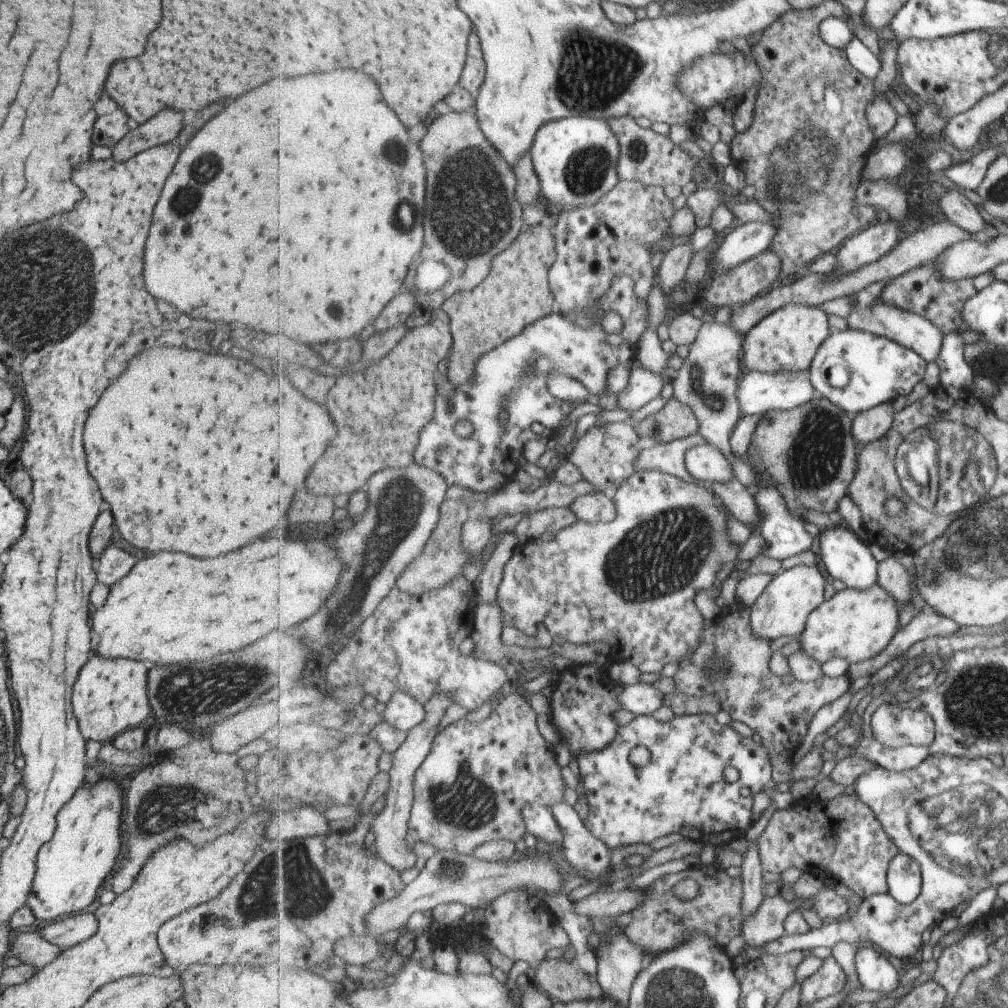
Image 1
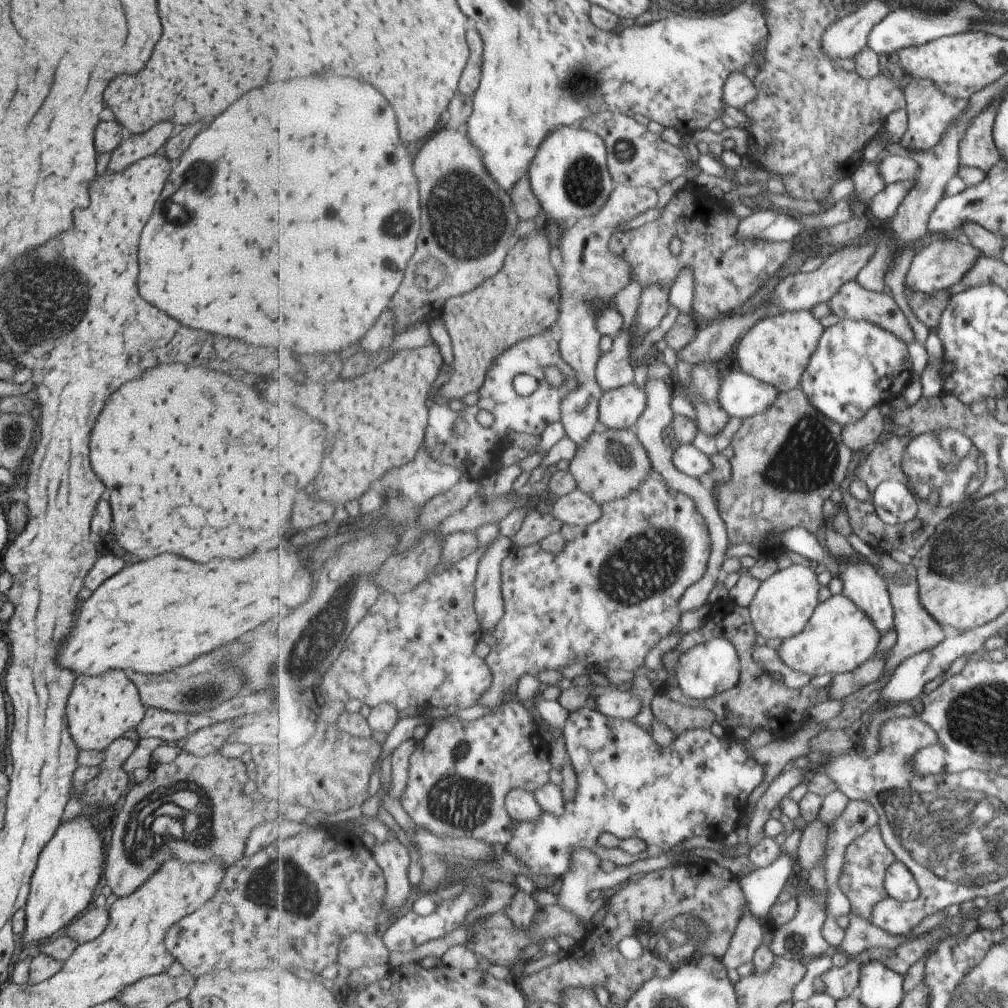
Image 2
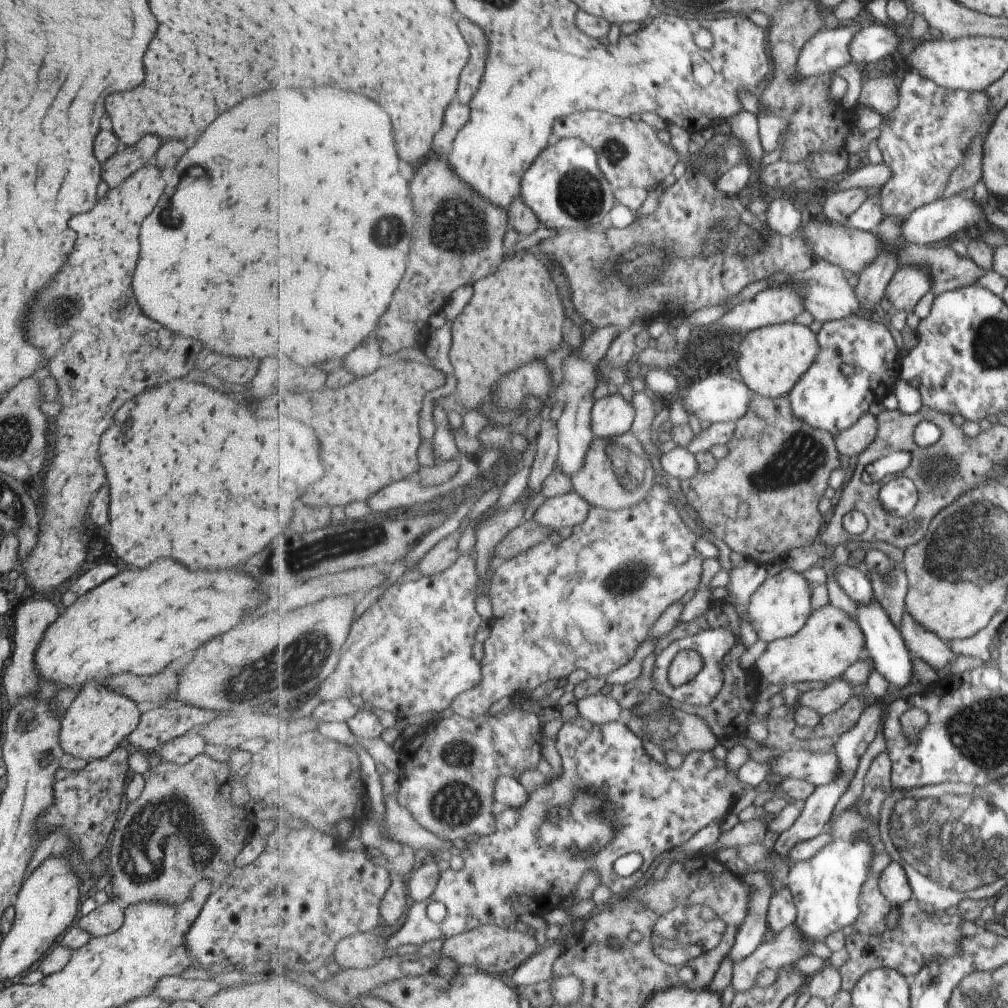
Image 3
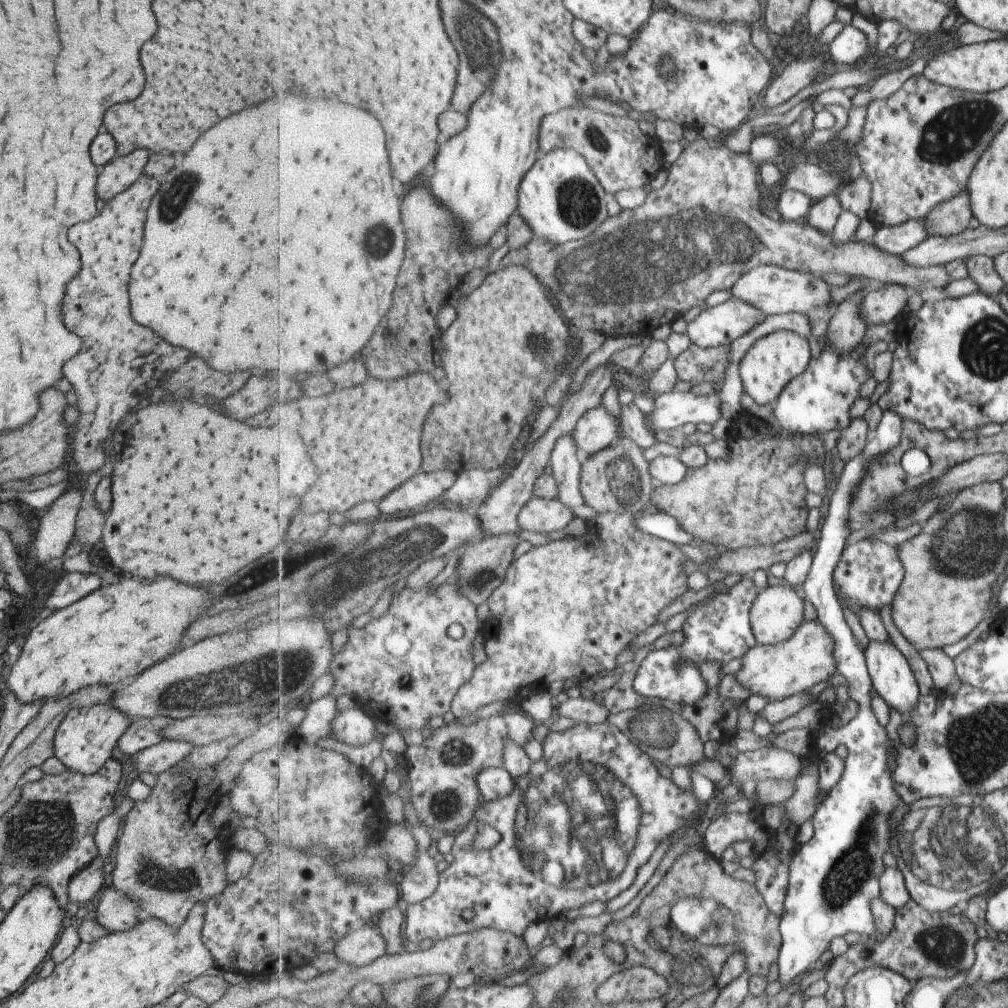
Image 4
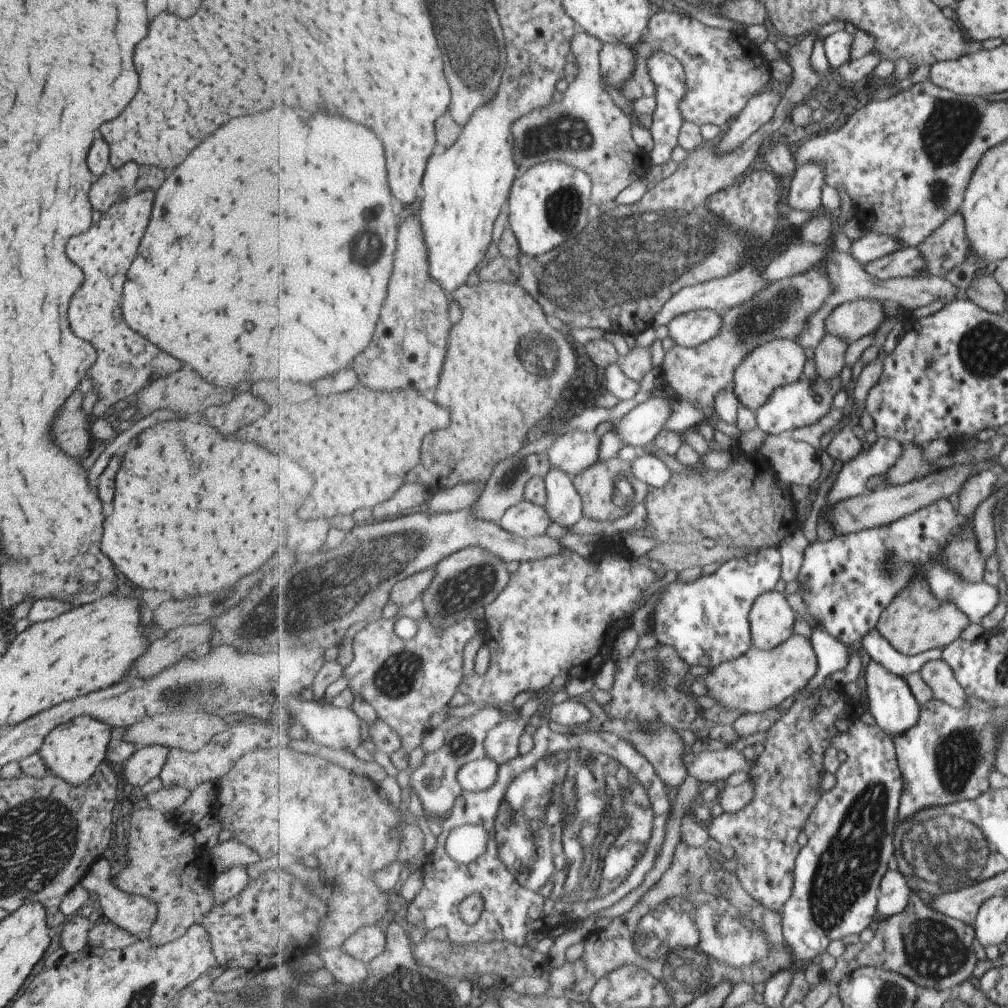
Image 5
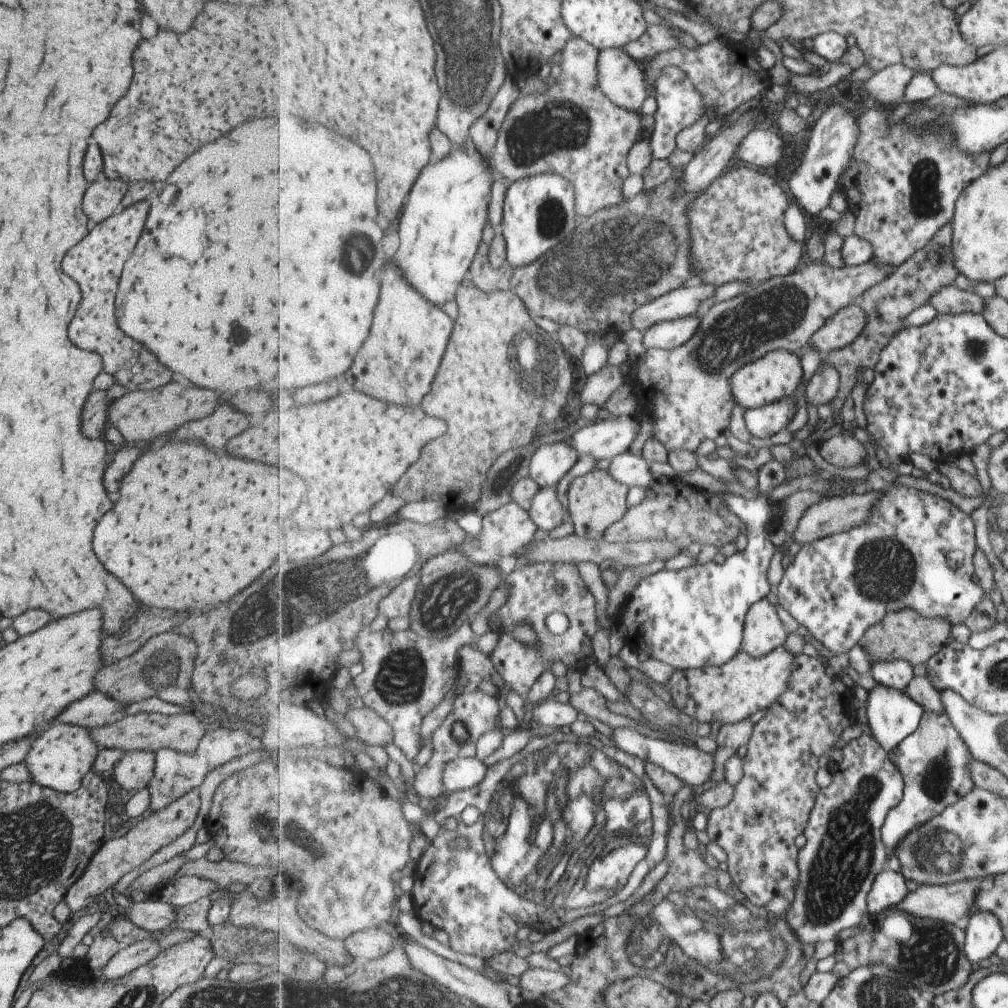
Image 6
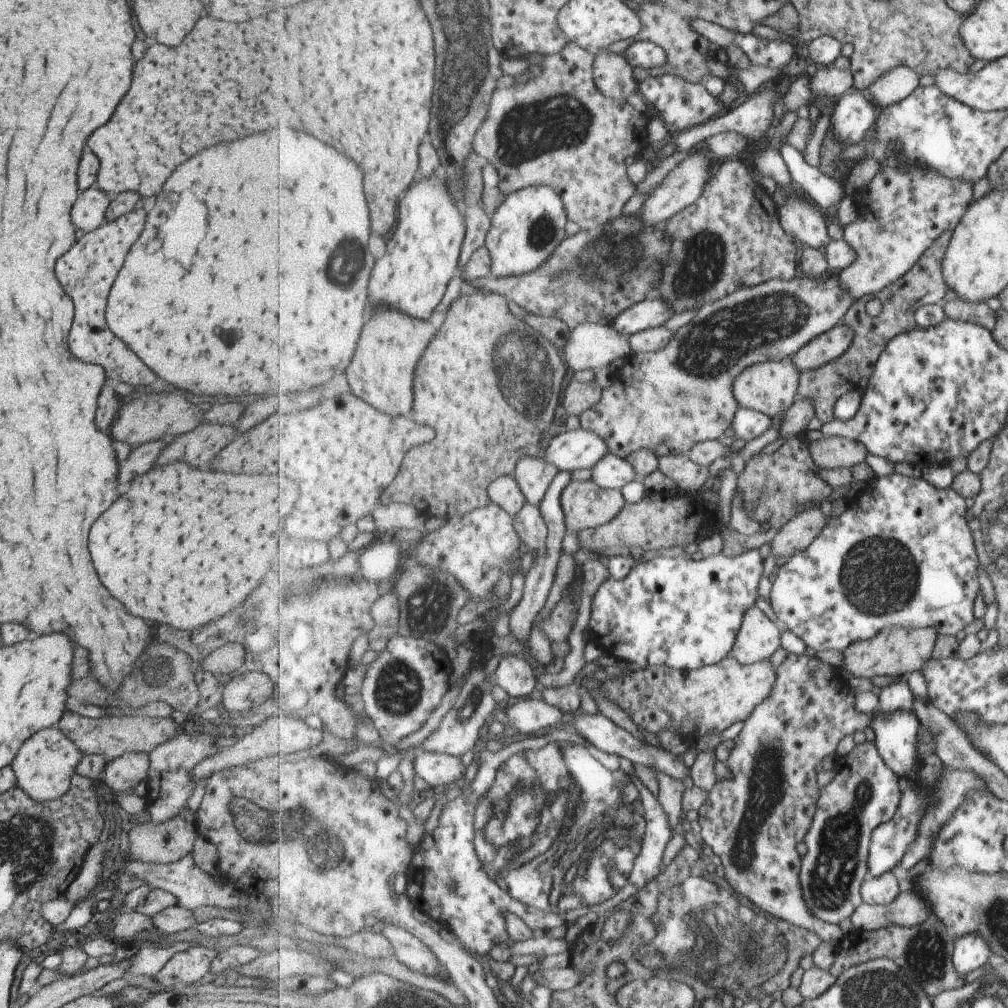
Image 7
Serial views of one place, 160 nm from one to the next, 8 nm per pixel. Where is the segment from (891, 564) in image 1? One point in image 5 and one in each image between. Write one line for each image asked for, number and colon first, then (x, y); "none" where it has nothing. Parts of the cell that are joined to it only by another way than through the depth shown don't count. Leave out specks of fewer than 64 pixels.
2: (917, 631)
3: (921, 642)
4: (941, 666)
5: (936, 672)

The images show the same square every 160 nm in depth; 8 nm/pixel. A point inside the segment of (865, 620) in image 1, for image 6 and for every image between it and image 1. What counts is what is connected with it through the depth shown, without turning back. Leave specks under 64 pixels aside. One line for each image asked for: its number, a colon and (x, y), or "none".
2: (840, 637)
3: (832, 641)
4: (778, 671)
5: (760, 680)
6: (730, 693)

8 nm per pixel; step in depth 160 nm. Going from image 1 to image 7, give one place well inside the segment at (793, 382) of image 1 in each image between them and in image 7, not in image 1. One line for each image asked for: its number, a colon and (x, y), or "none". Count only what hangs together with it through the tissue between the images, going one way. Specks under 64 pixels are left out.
2: (742, 395)
3: (717, 398)
4: (674, 409)
5: (641, 425)
6: (606, 439)
7: (574, 449)

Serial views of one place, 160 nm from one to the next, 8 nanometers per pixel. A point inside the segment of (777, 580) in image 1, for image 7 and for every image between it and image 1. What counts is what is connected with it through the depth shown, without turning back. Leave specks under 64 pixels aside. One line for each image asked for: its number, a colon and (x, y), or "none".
2: (786, 601)
3: (780, 608)
4: (778, 612)
5: (772, 619)
6: (764, 633)
7: (759, 638)

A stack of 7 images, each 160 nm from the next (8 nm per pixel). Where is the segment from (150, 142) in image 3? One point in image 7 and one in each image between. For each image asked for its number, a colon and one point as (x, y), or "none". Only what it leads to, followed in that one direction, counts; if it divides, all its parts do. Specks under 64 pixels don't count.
4: (116, 176)
5: (111, 187)
6: (102, 199)
7: (87, 213)

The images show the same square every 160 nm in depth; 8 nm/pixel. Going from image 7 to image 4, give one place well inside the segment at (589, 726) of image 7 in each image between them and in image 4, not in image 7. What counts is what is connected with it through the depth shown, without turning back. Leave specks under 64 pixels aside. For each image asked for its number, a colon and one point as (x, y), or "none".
4: (762, 764)
5: (711, 767)
6: (695, 767)

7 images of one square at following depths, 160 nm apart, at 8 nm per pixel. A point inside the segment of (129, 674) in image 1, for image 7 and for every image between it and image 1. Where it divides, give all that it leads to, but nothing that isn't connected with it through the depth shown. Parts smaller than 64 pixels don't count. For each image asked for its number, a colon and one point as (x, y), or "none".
2: (98, 710)
3: (98, 719)
4: (83, 741)
5: (72, 751)
6: (59, 757)
7: (43, 765)

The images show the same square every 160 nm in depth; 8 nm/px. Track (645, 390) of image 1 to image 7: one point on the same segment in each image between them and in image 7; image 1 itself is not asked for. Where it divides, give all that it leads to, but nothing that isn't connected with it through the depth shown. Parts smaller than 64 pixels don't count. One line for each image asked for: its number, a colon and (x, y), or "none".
2: (620, 408)
3: (612, 415)
4: (598, 429)
5: (575, 451)
6: (551, 462)
7: (535, 474)

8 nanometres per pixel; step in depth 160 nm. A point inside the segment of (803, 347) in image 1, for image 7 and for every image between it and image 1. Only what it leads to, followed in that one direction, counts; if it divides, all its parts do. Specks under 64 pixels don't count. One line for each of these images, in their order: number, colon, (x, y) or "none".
2: (778, 349)
3: (772, 360)
4: (773, 361)
5: (780, 362)
6: (775, 377)
7: (772, 387)

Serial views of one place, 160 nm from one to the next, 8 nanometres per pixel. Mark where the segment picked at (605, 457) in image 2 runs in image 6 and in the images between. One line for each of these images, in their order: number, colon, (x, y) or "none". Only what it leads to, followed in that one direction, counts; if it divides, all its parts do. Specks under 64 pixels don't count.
3: (617, 474)
4: (614, 480)
5: (609, 492)
6: (596, 501)

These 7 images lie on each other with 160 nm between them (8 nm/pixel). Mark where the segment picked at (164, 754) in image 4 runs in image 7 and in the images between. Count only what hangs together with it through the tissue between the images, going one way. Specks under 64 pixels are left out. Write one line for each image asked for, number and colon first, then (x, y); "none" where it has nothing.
5: (144, 765)
6: (132, 771)
7: (121, 774)

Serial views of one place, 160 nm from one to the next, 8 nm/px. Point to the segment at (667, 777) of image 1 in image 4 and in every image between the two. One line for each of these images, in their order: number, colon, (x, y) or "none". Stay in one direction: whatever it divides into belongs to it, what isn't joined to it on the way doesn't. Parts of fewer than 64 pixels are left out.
2: (629, 785)
3: (612, 798)
4: (591, 812)

